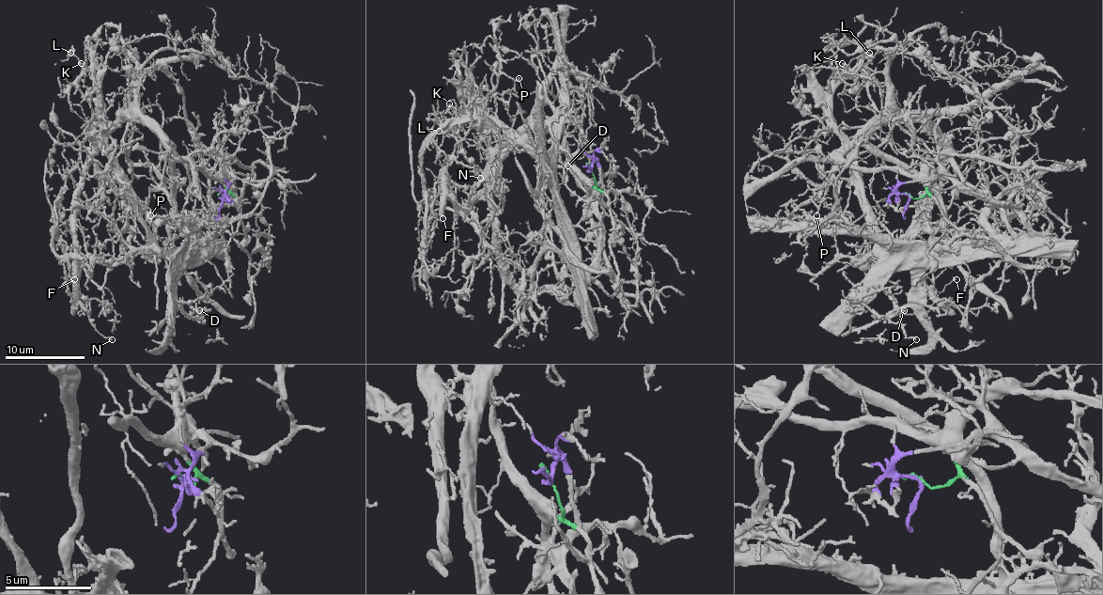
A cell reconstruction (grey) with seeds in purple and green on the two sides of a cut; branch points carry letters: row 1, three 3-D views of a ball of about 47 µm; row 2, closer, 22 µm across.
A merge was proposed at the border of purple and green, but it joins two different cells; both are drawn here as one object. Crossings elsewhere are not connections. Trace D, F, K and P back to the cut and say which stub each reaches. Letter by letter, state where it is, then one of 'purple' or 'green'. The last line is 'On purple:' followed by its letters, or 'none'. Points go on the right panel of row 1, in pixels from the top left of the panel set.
D: place (904, 310); purple
F: place (956, 279); green
K: place (842, 63); green
P: place (816, 215); purple
On purple: D, P

